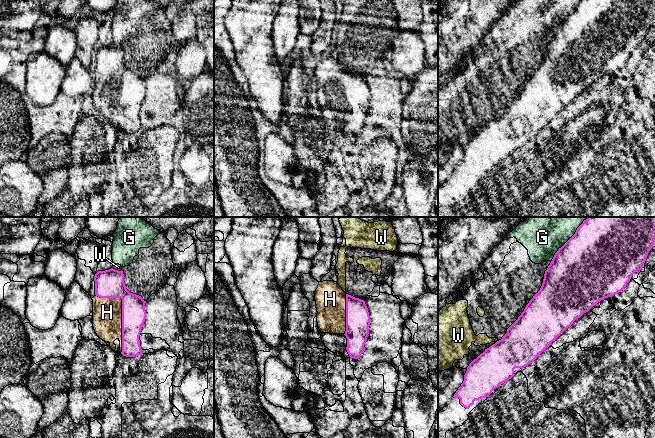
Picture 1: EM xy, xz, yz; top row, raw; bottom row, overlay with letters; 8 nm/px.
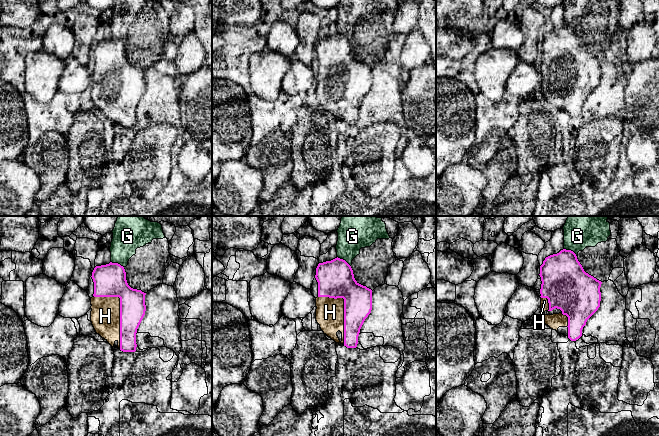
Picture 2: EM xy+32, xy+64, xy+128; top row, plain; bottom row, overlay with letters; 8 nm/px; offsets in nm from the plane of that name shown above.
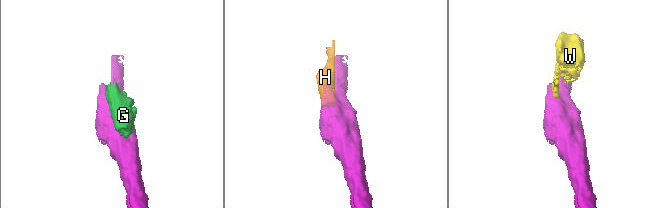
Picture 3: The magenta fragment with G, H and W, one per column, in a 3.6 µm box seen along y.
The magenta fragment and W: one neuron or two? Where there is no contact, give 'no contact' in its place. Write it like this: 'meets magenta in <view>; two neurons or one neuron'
meets magenta in xy; two neurons

